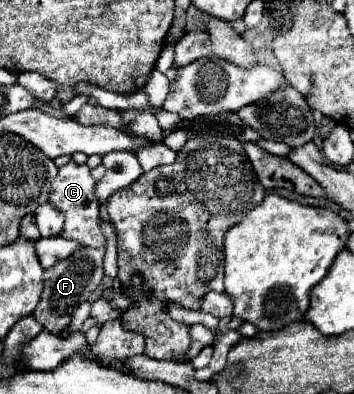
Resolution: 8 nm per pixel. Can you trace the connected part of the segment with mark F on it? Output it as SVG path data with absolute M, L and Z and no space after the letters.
M82 247L68 259L58 261L58 265L44 271L44 297L42 297L44 305L36 305L34 317L48 333L58 333L66 329L78 305L88 301L90 295L100 287L102 277L104 277L102 259L104 259L104 249Z

